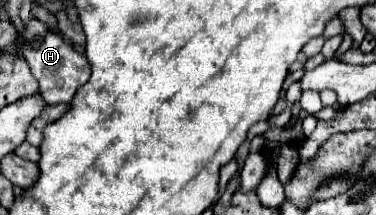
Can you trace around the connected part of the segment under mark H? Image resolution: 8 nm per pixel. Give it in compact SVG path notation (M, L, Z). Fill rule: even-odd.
M30 20L24 32L24 44L20 46L20 54L28 60L30 70L40 84L40 92L46 104L58 104L58 102L70 104L76 90L84 86L90 78L90 66L86 56L78 54L60 32L54 32L40 20Z

